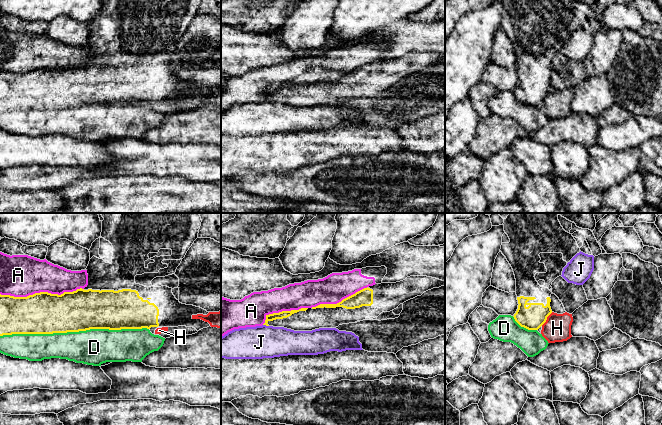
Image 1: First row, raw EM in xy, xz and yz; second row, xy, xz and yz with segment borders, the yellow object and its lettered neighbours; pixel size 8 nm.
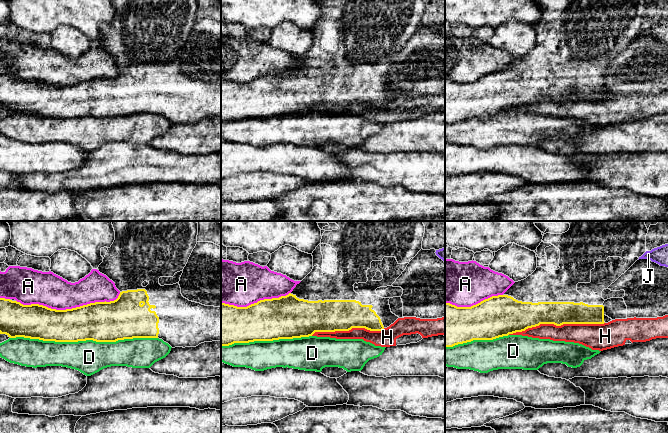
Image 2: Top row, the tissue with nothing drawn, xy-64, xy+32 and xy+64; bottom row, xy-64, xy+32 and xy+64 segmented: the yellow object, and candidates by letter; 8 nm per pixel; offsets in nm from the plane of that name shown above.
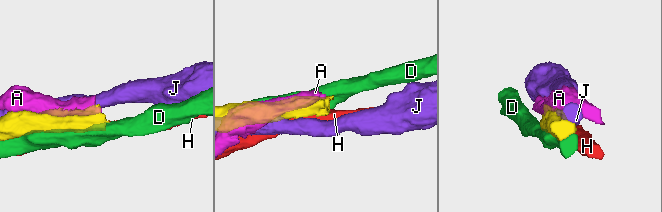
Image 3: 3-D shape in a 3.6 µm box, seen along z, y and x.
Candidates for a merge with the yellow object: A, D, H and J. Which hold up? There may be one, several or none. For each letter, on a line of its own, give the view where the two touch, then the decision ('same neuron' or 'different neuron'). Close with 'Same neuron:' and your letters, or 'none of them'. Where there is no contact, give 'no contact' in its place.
A: xy | different neuron
D: xy | different neuron
H: yz | different neuron
J: xz | different neuron
Same neuron: none of them

